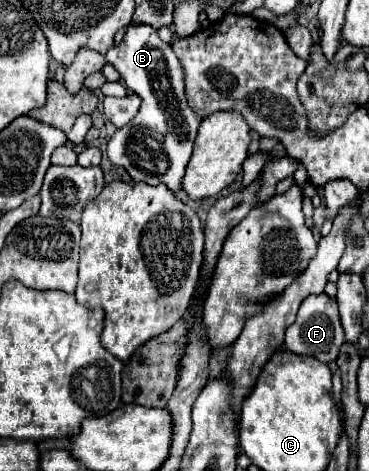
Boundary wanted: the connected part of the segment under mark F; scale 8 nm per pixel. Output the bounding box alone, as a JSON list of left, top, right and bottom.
[285,293,345,363]

